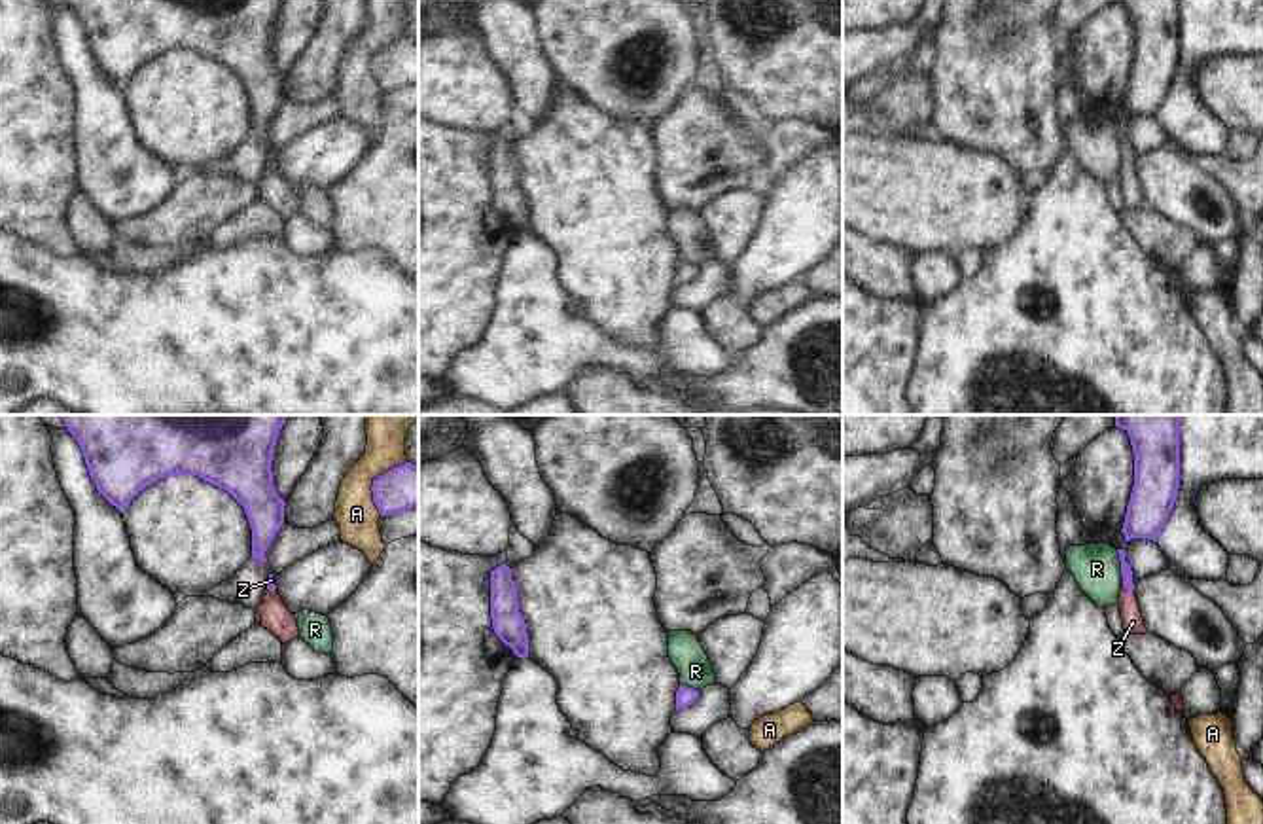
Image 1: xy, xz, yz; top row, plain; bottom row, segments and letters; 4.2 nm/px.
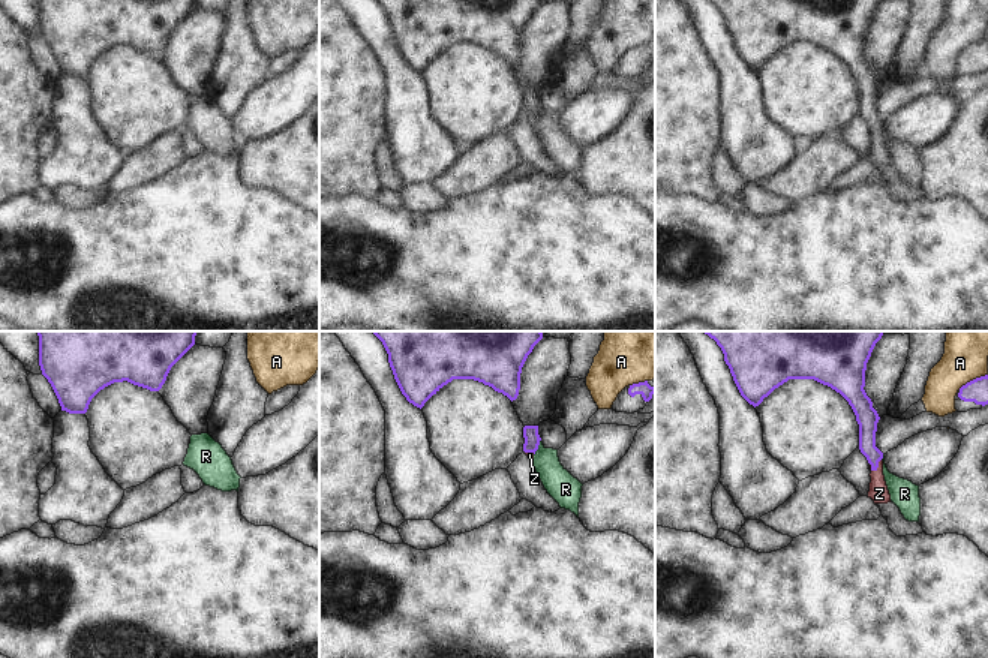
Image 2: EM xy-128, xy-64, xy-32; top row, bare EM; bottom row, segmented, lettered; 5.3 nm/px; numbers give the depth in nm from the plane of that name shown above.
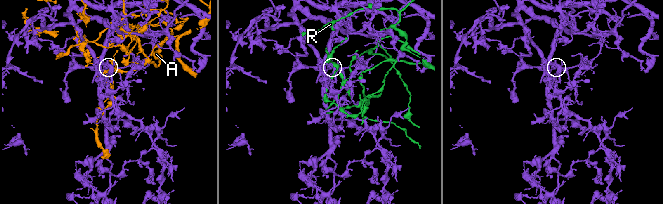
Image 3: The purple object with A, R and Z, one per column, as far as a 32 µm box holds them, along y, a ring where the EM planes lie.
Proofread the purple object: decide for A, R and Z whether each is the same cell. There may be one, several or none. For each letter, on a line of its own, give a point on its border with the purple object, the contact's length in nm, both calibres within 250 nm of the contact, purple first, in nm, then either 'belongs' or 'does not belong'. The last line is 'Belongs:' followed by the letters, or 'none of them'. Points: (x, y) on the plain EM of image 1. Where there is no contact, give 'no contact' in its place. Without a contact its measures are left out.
A: meets purple in xy at (373, 57); contact 260 nm long; 190 nm thick on the purple side, 180 nm on the other; does not belong
R: meets purple in yz at (1121, 139); contact 110 nm long; 50 nm thick on the purple side, 200 nm on the other; does not belong
Z: meets purple in yz at (1123, 161); contact 90 nm long; 50 nm thick on the purple side, 90 nm on the other; belongs
Belongs: Z

